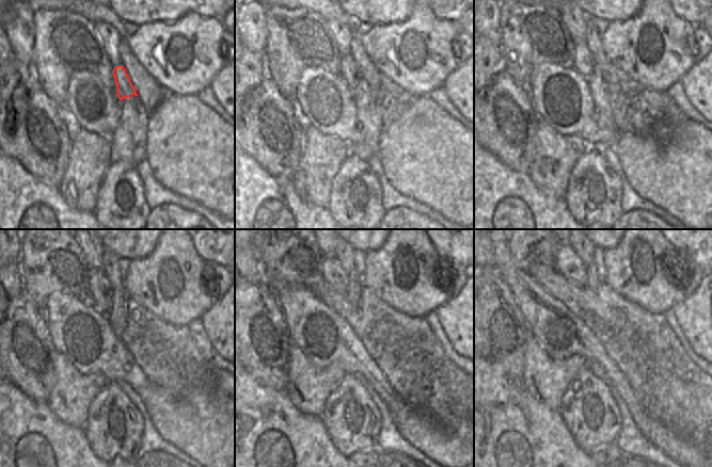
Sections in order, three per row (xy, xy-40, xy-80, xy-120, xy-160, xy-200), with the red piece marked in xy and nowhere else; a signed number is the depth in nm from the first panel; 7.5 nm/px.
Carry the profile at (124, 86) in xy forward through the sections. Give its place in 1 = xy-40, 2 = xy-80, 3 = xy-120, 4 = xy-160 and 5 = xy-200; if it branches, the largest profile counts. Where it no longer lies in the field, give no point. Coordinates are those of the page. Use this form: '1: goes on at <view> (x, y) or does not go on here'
1: goes on at xy-40 (348, 71)
2: goes on at xy-80 (583, 62)
3: goes on at xy-120 (100, 290)
4: goes on at xy-160 (334, 275)
5: goes on at xy-200 (567, 263)

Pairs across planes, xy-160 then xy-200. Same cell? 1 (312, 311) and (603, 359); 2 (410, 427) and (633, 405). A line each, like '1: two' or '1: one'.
1: one
2: two

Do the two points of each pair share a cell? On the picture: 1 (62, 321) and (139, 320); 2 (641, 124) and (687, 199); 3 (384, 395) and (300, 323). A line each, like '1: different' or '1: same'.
1: different
2: different
3: same

